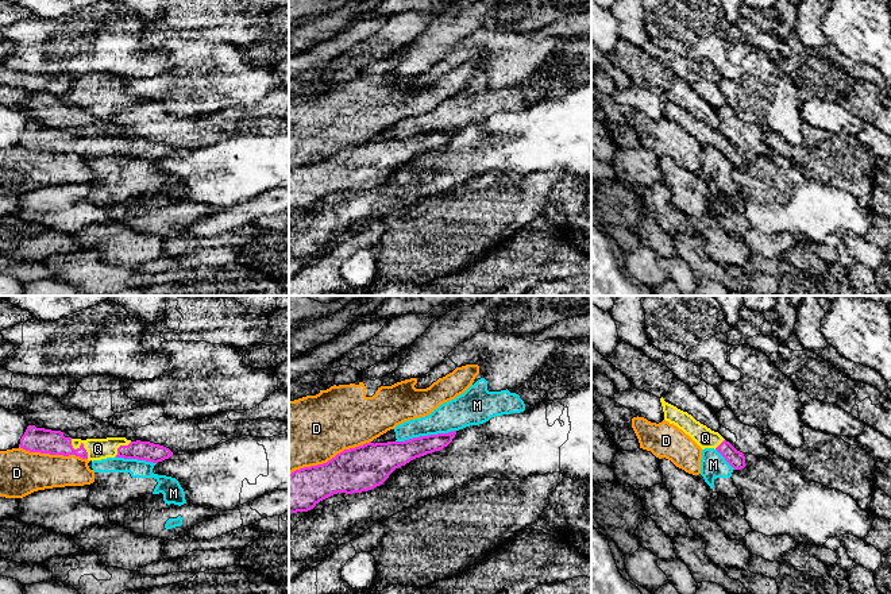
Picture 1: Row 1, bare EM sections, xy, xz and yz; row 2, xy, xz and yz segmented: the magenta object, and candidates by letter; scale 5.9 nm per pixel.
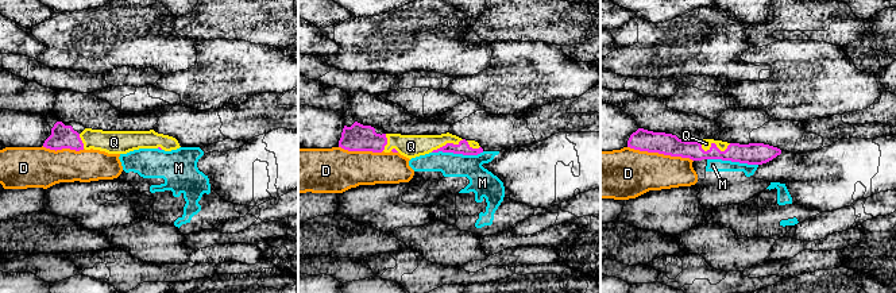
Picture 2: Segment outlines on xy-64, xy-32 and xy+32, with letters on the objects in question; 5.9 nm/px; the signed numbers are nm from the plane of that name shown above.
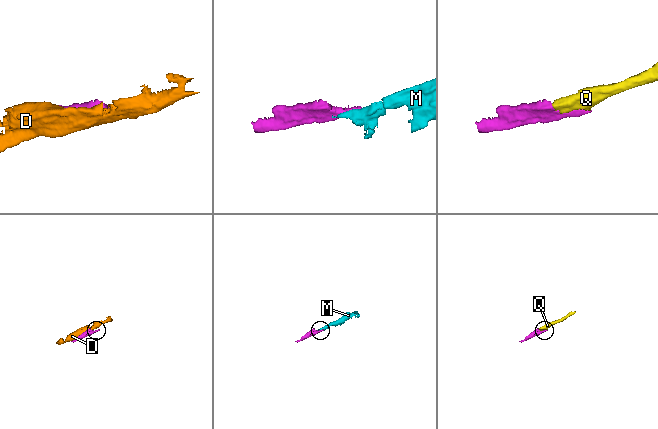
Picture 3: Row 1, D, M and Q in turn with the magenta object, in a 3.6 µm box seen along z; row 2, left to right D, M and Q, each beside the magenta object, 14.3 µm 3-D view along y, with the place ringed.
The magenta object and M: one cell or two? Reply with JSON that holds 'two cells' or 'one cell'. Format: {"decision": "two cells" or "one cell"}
{"decision": "two cells"}

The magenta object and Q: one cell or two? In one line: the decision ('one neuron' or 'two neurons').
one neuron

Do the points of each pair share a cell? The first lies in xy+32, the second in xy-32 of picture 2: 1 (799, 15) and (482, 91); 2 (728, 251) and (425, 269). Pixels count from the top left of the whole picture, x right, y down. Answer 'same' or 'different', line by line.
1: different
2: different

